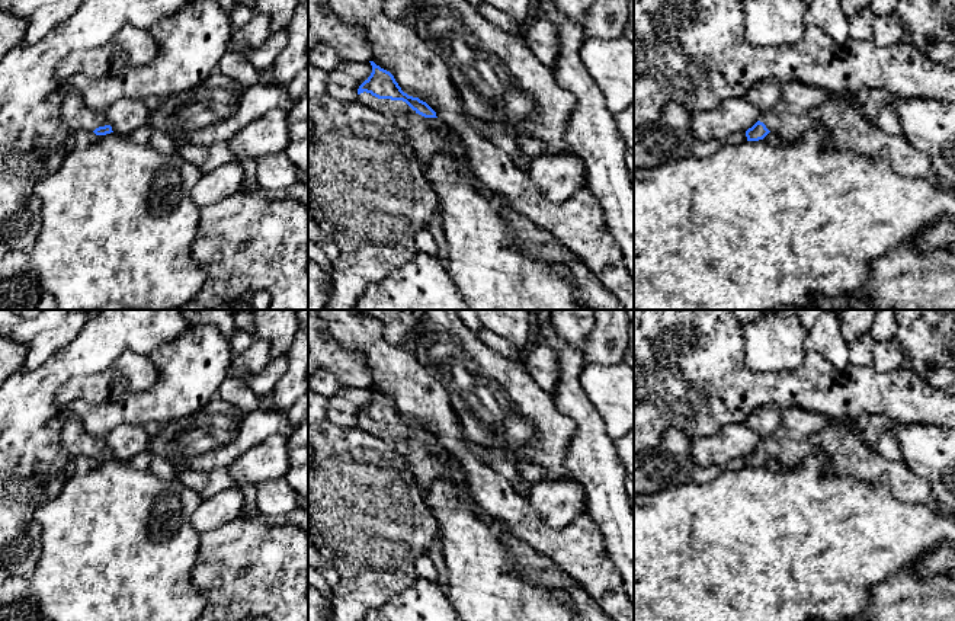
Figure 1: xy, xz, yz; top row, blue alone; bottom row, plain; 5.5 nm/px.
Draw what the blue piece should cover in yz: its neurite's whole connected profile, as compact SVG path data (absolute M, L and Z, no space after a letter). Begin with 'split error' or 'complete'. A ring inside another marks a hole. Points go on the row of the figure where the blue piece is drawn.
split error; M792 80L782 84L778 105L762 113L760 119L746 131L747 141L763 140L769 132L782 141L795 141L814 127L810 112L833 97L833 92Z

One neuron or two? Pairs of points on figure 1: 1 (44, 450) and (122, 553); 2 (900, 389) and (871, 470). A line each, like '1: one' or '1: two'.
1: two
2: two

